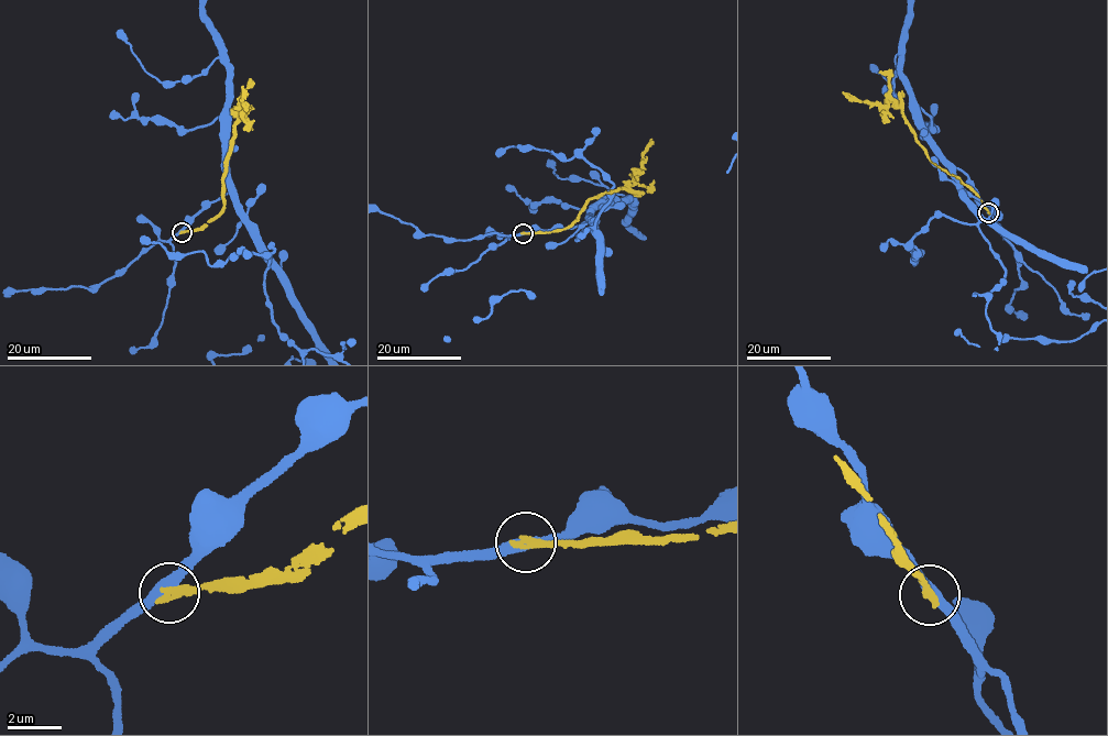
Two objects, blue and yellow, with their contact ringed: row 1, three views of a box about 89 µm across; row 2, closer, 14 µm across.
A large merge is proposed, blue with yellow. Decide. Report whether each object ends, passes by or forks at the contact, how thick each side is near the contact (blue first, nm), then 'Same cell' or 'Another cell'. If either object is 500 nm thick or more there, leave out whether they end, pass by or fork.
At the ring blue passes by. At the ring yellow ends. Thickness 380 nm (blue) against 280 nm. Another cell

